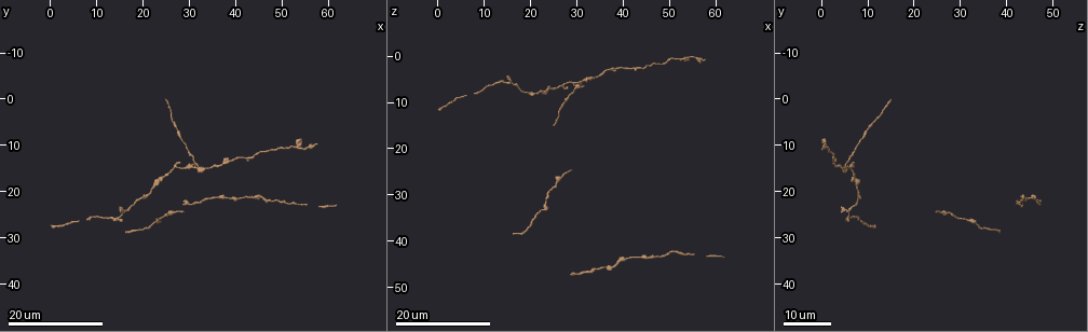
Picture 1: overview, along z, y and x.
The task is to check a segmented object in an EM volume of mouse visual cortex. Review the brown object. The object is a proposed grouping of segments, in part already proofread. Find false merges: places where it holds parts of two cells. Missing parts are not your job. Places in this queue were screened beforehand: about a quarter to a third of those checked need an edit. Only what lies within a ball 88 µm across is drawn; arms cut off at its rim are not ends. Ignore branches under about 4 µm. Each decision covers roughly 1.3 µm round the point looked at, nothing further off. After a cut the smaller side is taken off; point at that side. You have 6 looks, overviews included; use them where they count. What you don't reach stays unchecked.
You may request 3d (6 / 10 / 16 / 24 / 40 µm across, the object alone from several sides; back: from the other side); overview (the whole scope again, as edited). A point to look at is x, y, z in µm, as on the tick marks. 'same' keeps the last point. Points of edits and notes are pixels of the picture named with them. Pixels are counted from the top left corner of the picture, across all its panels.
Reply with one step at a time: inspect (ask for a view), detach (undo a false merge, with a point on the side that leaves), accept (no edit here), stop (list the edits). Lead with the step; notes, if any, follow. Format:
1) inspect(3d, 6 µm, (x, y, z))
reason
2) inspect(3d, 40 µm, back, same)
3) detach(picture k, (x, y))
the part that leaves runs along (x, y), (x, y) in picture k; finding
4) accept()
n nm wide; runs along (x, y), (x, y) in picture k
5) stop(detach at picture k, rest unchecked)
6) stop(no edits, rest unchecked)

inspect(3d, 16 µm, (25.5, 24.5, 27.5))
sudden change in width

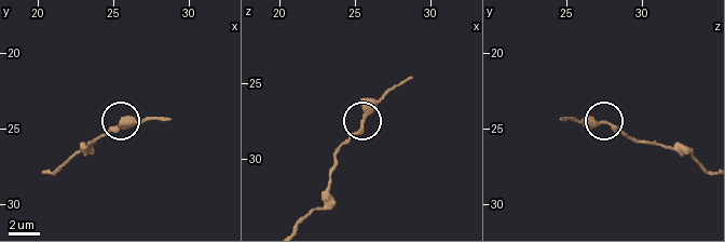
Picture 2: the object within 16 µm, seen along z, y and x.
inspect(3d, 6 µm, (25.6, 24.6, 27.8))
closer look

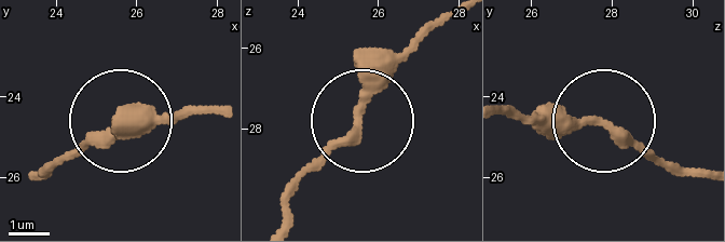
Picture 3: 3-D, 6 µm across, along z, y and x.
inspect(3d, 6 µm, back, (25.55, 24.75, 27.85))

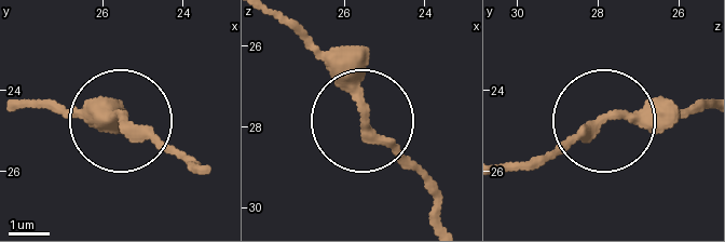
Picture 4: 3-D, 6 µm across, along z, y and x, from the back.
accept()
270 nm wide; runs along (306, 49), (434, 186) in picture 4; continuous, no second cell

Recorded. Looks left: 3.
inspect(3d, 16 µm, (52.5, 10.0, 0.5))
sudden change in width

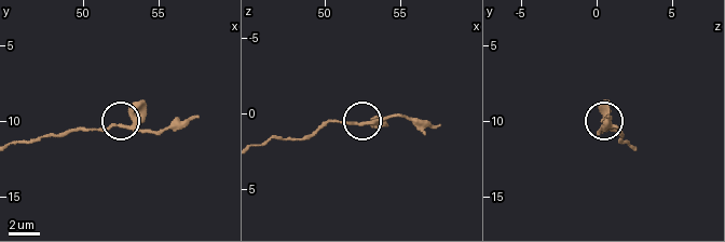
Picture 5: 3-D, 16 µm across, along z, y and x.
inspect(3d, 6 µm, (52.2, 10.2, 0.8))

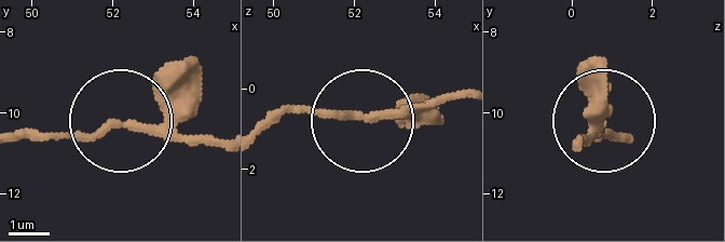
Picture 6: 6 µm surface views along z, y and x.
accept()
200 nm wide; runs along (24, 136), (178, 122), (219, 143) in picture 6; continuous, no second cell

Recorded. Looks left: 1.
stop(no edits, rest unchecked)

